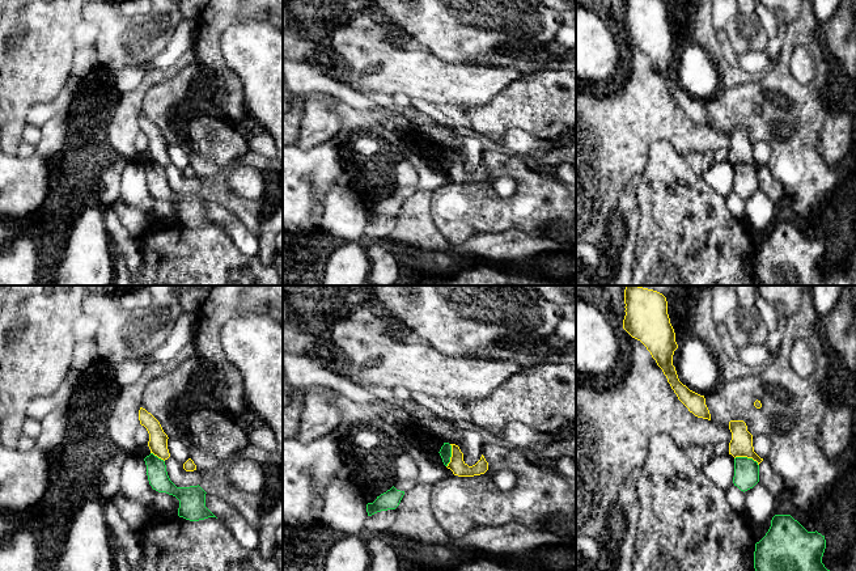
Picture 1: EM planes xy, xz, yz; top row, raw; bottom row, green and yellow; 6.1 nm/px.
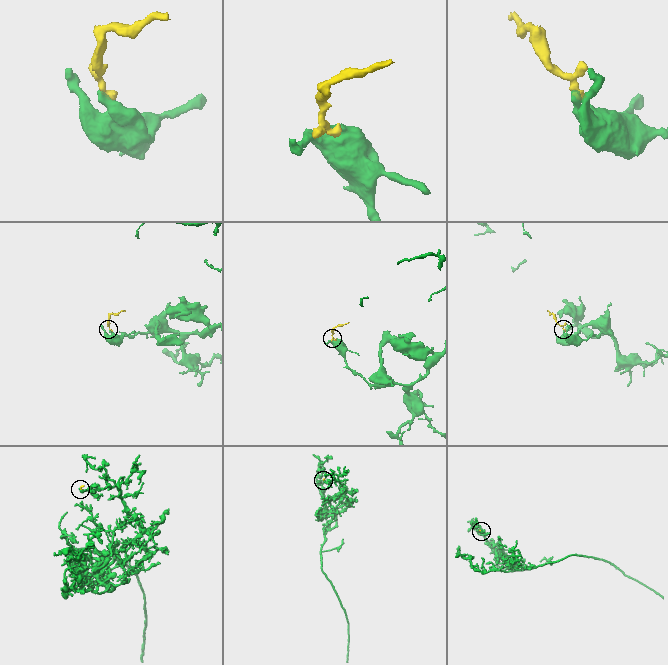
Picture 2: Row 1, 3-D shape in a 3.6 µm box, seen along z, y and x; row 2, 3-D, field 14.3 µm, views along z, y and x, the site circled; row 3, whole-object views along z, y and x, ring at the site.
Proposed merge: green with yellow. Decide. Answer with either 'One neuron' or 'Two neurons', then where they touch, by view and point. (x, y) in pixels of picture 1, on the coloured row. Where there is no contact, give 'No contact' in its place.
Two neurons. Touches green at yz (746, 457)

